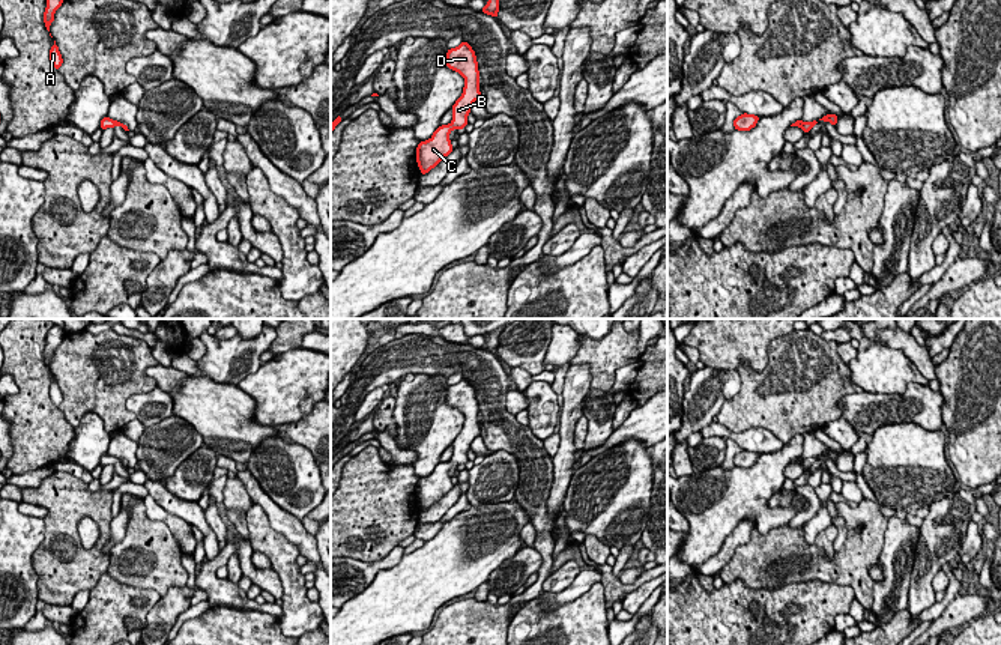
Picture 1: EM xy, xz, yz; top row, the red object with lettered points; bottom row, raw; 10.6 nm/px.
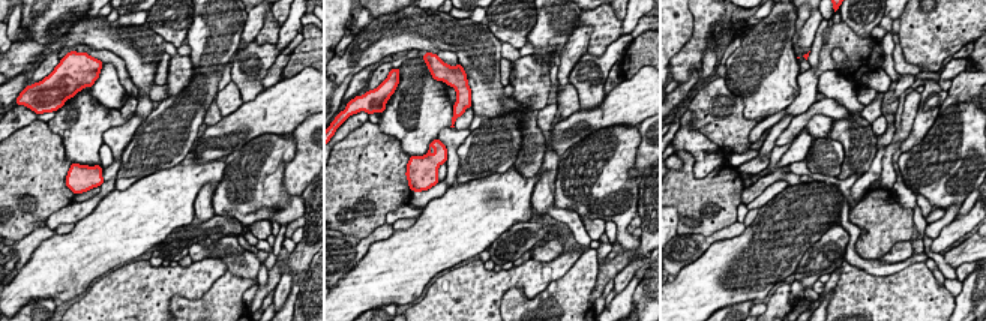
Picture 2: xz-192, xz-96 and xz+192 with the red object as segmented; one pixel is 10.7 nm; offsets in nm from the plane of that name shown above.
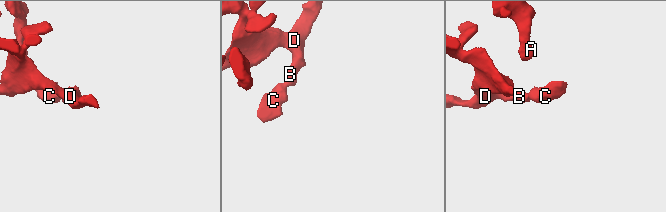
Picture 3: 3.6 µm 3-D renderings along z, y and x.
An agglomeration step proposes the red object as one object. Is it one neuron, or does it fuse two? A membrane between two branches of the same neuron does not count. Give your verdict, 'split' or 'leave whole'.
leave whole

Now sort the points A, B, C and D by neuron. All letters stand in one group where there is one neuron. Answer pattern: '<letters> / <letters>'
A B C D

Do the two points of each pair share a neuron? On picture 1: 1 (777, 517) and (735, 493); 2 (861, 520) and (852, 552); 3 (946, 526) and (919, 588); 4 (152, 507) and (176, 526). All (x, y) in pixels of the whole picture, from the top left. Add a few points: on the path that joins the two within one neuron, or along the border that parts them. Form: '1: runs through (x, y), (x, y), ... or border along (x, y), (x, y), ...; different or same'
1: runs through (767, 516), (746, 495); same
2: runs through (866, 526), (864, 540), (860, 545); same
3: runs through (940, 542), (922, 573); same
4: runs through (158, 513), (170, 520); same

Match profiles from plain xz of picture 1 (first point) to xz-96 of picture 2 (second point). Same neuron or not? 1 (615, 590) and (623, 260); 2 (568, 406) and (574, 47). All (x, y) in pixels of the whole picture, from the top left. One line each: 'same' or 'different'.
1: same
2: same

